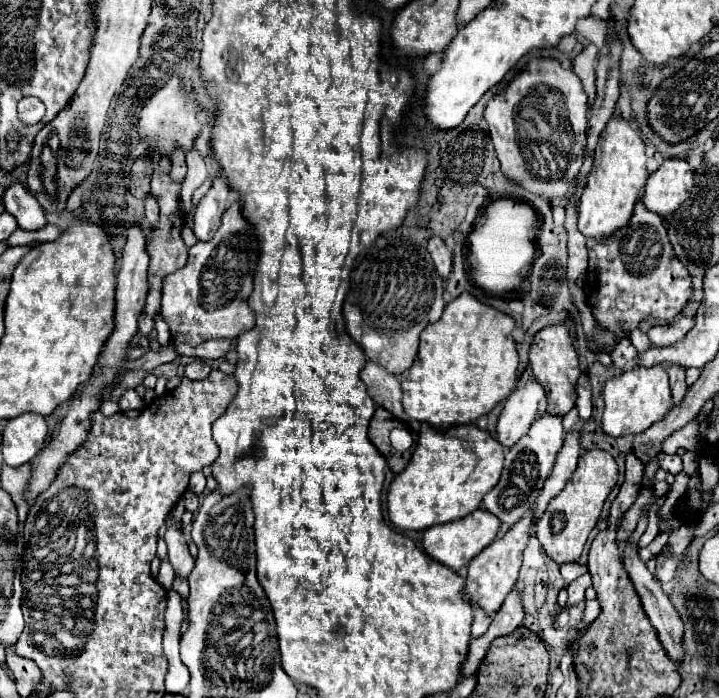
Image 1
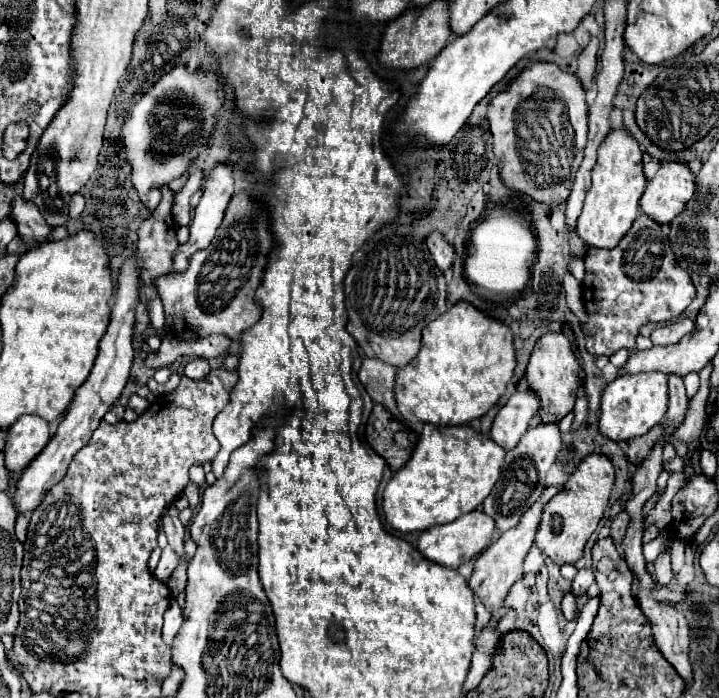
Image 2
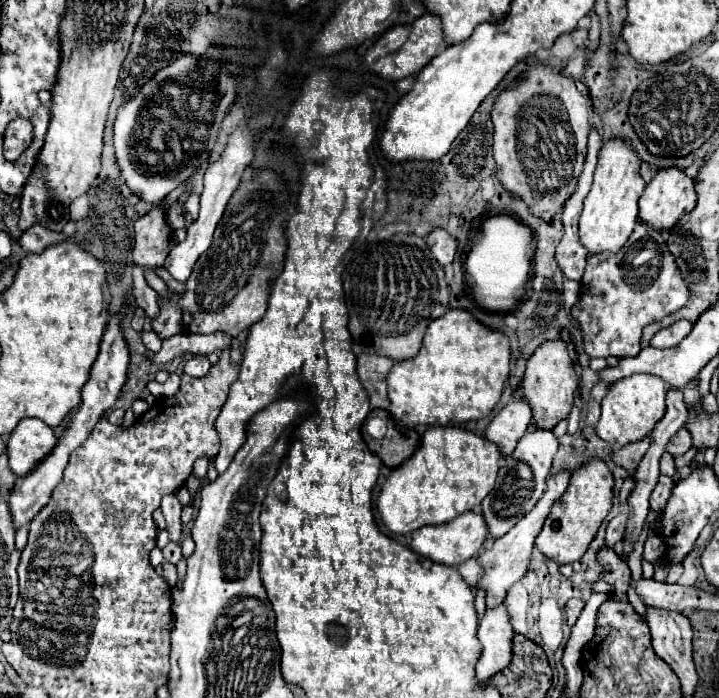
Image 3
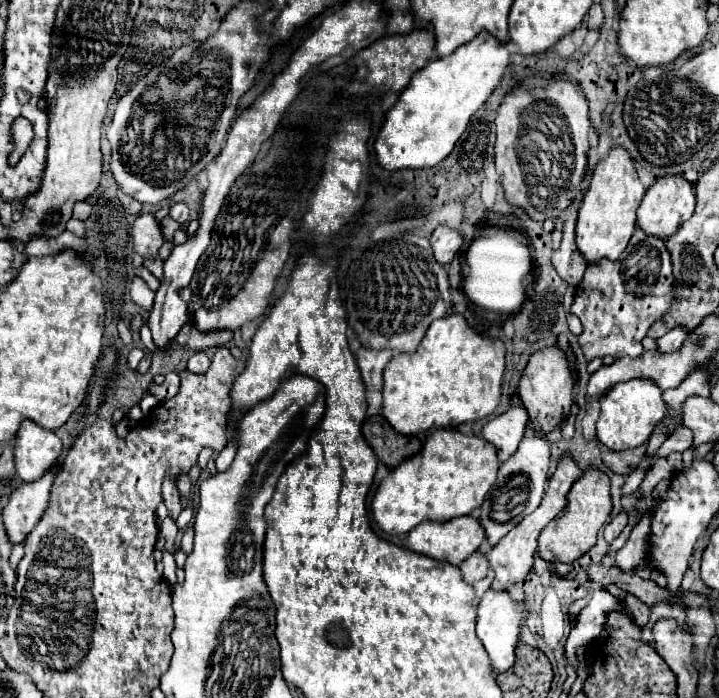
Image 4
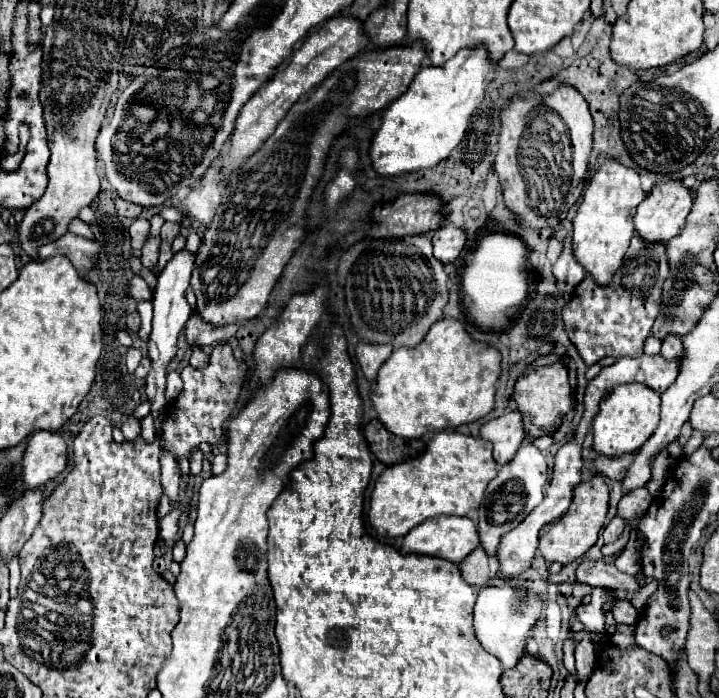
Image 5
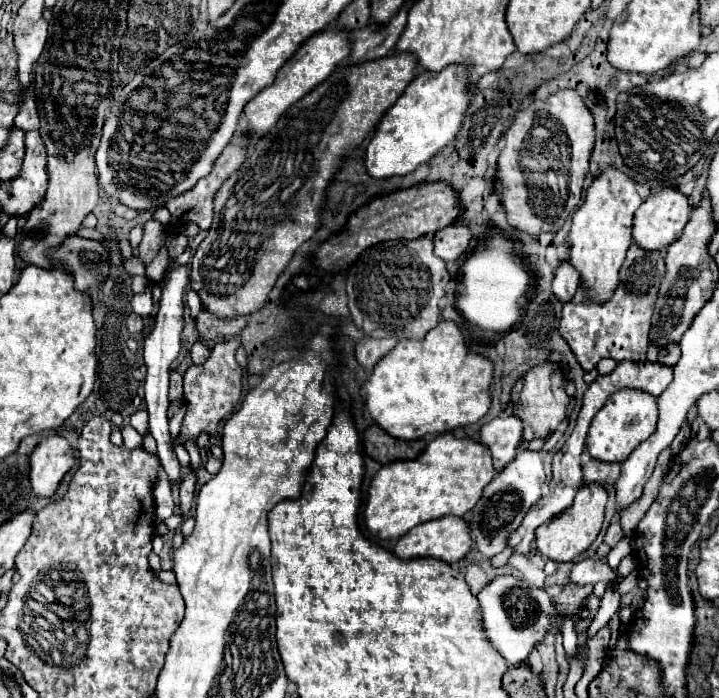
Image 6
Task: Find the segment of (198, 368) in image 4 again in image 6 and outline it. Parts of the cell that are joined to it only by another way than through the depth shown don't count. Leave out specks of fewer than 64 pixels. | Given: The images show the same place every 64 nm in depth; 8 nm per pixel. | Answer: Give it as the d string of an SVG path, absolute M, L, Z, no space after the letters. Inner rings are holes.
M196 342L196 344L192 346L190 354L192 354L194 364L204 364L204 360L208 360L208 356L210 356L210 350L208 350L202 342Z

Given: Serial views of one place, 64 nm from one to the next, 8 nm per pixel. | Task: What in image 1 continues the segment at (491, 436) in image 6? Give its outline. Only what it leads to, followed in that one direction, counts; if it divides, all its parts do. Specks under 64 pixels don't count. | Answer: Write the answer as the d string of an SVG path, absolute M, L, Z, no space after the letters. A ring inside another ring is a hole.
M528 380L522 388L516 388L504 402L504 410L500 412L496 424L496 440L512 448L530 428L538 414L538 406L544 400L544 388L534 380Z

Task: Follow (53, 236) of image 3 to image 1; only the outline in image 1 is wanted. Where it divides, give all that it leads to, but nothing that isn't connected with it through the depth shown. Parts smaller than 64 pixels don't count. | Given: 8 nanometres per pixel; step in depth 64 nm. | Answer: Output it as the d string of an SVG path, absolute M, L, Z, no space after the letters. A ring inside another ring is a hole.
M14 184L4 192L4 204L6 212L16 218L18 228L40 230L46 226L46 216L40 204L36 204L36 198L28 194L28 190L22 184Z

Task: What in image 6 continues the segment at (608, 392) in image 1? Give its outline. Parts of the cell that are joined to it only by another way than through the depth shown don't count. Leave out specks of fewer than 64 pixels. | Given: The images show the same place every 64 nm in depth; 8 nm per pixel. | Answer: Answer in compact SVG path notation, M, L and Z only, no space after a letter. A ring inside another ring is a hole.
M614 392L598 416L592 420L592 426L586 436L586 450L594 460L600 462L624 462L630 452L644 440L656 432L656 398L648 396L646 392Z

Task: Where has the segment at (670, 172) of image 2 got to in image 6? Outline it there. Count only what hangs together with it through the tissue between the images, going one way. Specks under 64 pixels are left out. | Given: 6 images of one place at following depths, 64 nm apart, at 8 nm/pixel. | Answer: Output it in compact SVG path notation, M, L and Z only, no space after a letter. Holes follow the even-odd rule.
M662 188L658 192L650 194L634 214L632 238L634 238L636 246L640 246L646 252L666 248L668 244L672 244L682 234L682 230L690 218L690 212L692 212L692 206L688 204L688 198L674 188Z

